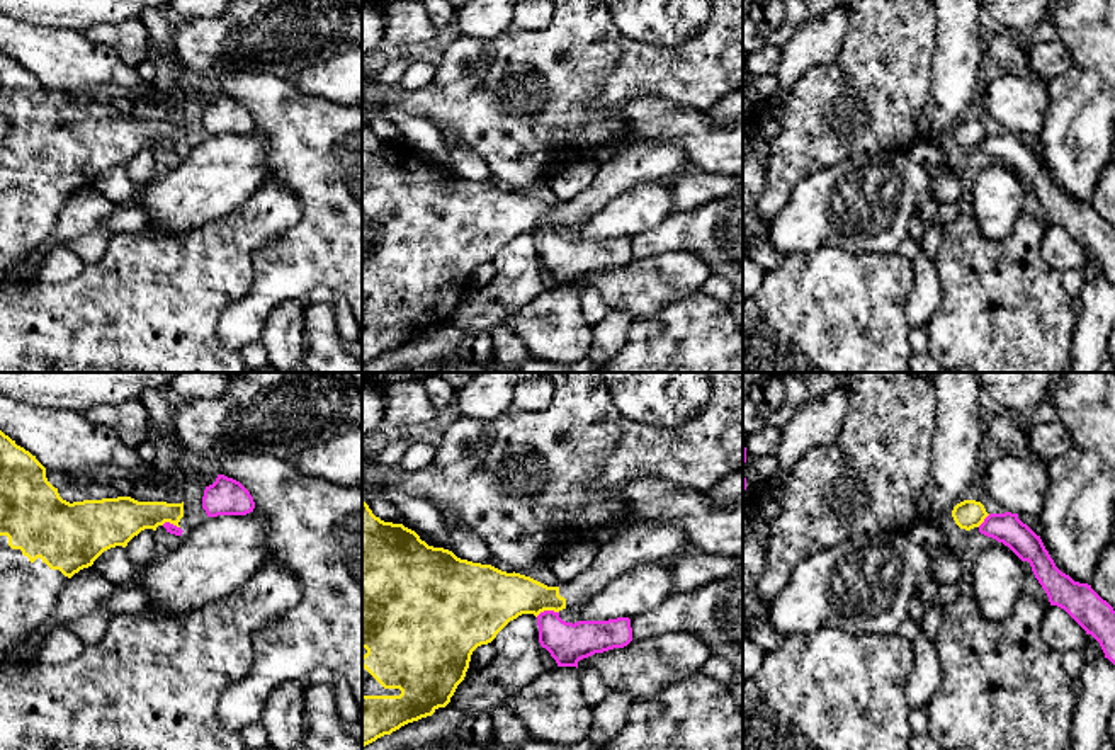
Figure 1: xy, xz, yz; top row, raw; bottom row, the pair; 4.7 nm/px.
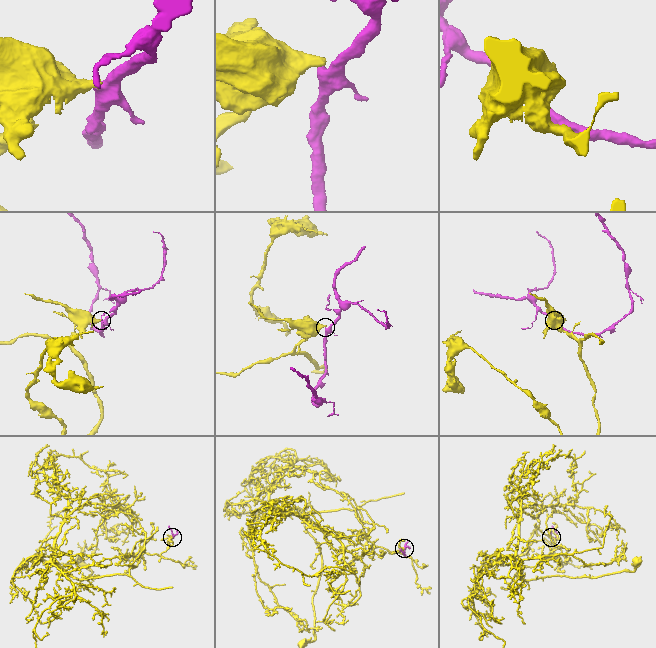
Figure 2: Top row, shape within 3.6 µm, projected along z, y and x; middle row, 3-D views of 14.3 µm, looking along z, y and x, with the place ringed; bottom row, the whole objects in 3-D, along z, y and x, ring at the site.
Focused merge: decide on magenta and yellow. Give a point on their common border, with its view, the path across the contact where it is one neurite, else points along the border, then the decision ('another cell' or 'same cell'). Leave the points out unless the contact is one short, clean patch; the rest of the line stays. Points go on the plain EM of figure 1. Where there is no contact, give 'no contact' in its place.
contact xz (546, 230); border xz (558, 230), (541, 230), (536, 235); another cell

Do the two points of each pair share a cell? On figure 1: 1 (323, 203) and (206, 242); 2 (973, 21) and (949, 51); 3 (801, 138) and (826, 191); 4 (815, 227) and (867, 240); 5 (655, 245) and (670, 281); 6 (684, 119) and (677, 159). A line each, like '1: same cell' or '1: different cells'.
1: different cells
2: same cell
3: different cells
4: same cell
5: different cells
6: different cells

